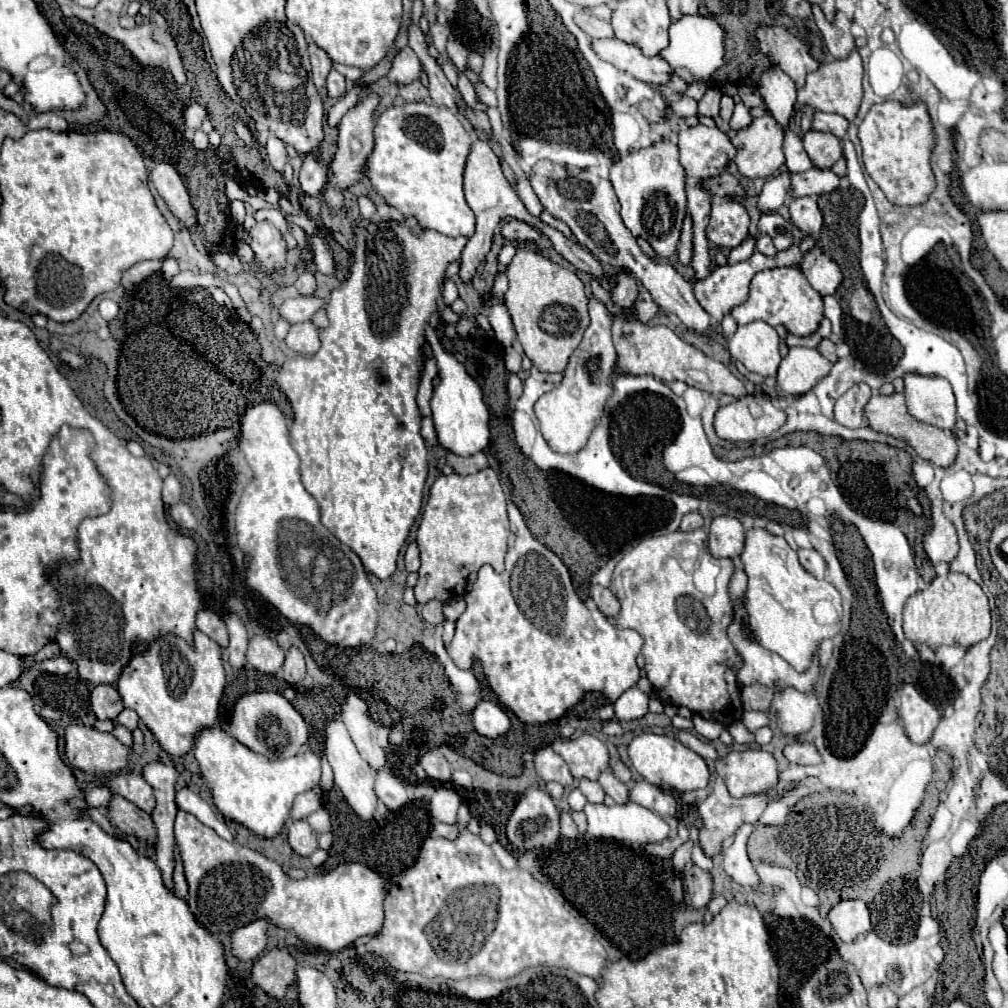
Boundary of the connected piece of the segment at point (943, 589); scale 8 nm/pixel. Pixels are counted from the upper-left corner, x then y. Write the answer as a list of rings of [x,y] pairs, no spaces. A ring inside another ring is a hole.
[[[950,573],[946,579],[944,577],[936,577],[924,591],[914,593],[906,607],[904,607],[904,631],[906,637],[912,639],[914,643],[926,643],[928,647],[936,649],[940,645],[964,645],[970,647],[982,639],[986,639],[990,635],[990,607],[988,607],[988,599],[982,591],[982,587],[972,581],[970,577],[966,577],[964,573]]]

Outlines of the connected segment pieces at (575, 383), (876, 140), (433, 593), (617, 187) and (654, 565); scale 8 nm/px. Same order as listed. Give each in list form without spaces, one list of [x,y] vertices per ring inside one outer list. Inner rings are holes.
[[[594,295],[588,297],[588,313],[590,313],[590,325],[584,333],[582,343],[570,357],[562,383],[556,389],[544,393],[534,405],[542,435],[548,441],[548,445],[558,453],[574,453],[582,449],[590,431],[598,423],[600,413],[604,411],[604,401],[612,393],[610,379],[616,365],[616,351],[610,337],[612,317],[606,305]]]
[[[888,99],[876,103],[862,121],[858,137],[864,149],[866,173],[876,181],[890,203],[898,207],[918,207],[928,201],[936,189],[936,177],[930,167],[936,133],[928,107],[922,101],[906,105],[902,101]]]
[[[486,467],[472,475],[440,475],[422,513],[416,533],[420,549],[420,571],[414,587],[420,605],[436,599],[446,603],[454,597],[464,597],[470,575],[482,565],[492,565],[494,571],[504,571],[504,555],[508,549],[510,523],[506,515],[506,499],[500,487],[498,473]]]
[[[670,139],[628,153],[610,169],[610,183],[622,205],[620,217],[634,237],[646,239],[658,257],[668,259],[680,243],[680,227],[688,213],[684,191],[684,167],[678,161],[678,147]]]
[[[700,527],[700,529],[694,529],[694,531],[674,531],[674,533],[668,533],[668,535],[662,535],[662,537],[652,537],[652,543],[650,543],[648,535],[641,537],[632,551],[616,565],[614,579],[612,579],[612,585],[610,585],[610,591],[618,597],[618,601],[622,605],[622,609],[620,609],[618,617],[616,617],[618,627],[634,629],[634,631],[638,631],[644,637],[644,645],[642,645],[642,657],[646,659],[646,667],[644,669],[646,669],[646,675],[648,675],[650,683],[654,685],[654,691],[658,693],[660,701],[668,703],[668,705],[676,705],[676,707],[688,707],[692,713],[714,715],[716,721],[726,725],[726,727],[730,723],[734,723],[734,721],[740,721],[742,713],[744,713],[744,709],[742,709],[742,687],[738,683],[738,671],[742,667],[742,657],[738,655],[738,651],[734,649],[734,645],[732,645],[732,641],[728,639],[728,633],[726,633],[728,625],[734,619],[734,607],[732,607],[730,593],[728,593],[728,585],[730,585],[732,575],[734,575],[734,563],[730,559],[716,559],[716,557],[710,555],[710,551],[708,551],[708,535]],[[700,577],[704,577],[704,583],[706,583],[704,591],[698,587],[698,581],[696,581]],[[712,581],[714,581],[714,593],[708,593],[708,589],[712,587]]]

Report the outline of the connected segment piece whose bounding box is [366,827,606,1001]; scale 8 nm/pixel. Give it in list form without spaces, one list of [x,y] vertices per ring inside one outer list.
[[[460,827],[460,835],[456,839],[444,839],[444,837],[428,837],[428,839],[424,839],[416,863],[410,869],[402,871],[394,879],[394,885],[390,885],[390,893],[388,893],[388,897],[384,901],[384,927],[382,927],[382,931],[378,931],[366,943],[366,951],[382,957],[389,967],[396,970],[397,973],[406,975],[406,979],[410,981],[410,987],[412,989],[420,989],[433,993],[441,992],[443,995],[466,997],[475,1001],[484,1001],[497,997],[498,991],[500,991],[500,985],[497,984],[501,984],[503,980],[511,979],[516,973],[524,971],[526,967],[532,967],[532,969],[538,969],[538,967],[566,967],[566,969],[572,969],[576,973],[588,975],[592,979],[600,979],[600,971],[606,965],[606,951],[600,945],[600,941],[596,939],[596,935],[592,935],[592,931],[588,931],[564,907],[564,903],[560,903],[560,899],[556,899],[554,893],[546,885],[542,885],[538,879],[534,879],[526,869],[514,867],[514,869],[508,871],[508,869],[500,867],[500,863],[494,857],[492,847],[486,845],[478,835],[474,835],[472,831],[468,831],[468,827]]]

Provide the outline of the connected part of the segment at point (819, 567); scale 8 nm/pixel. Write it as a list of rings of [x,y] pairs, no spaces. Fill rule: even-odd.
[[[798,549],[798,557],[802,567],[812,573],[816,579],[824,579],[826,575],[826,563],[822,559],[822,555],[816,549]]]

